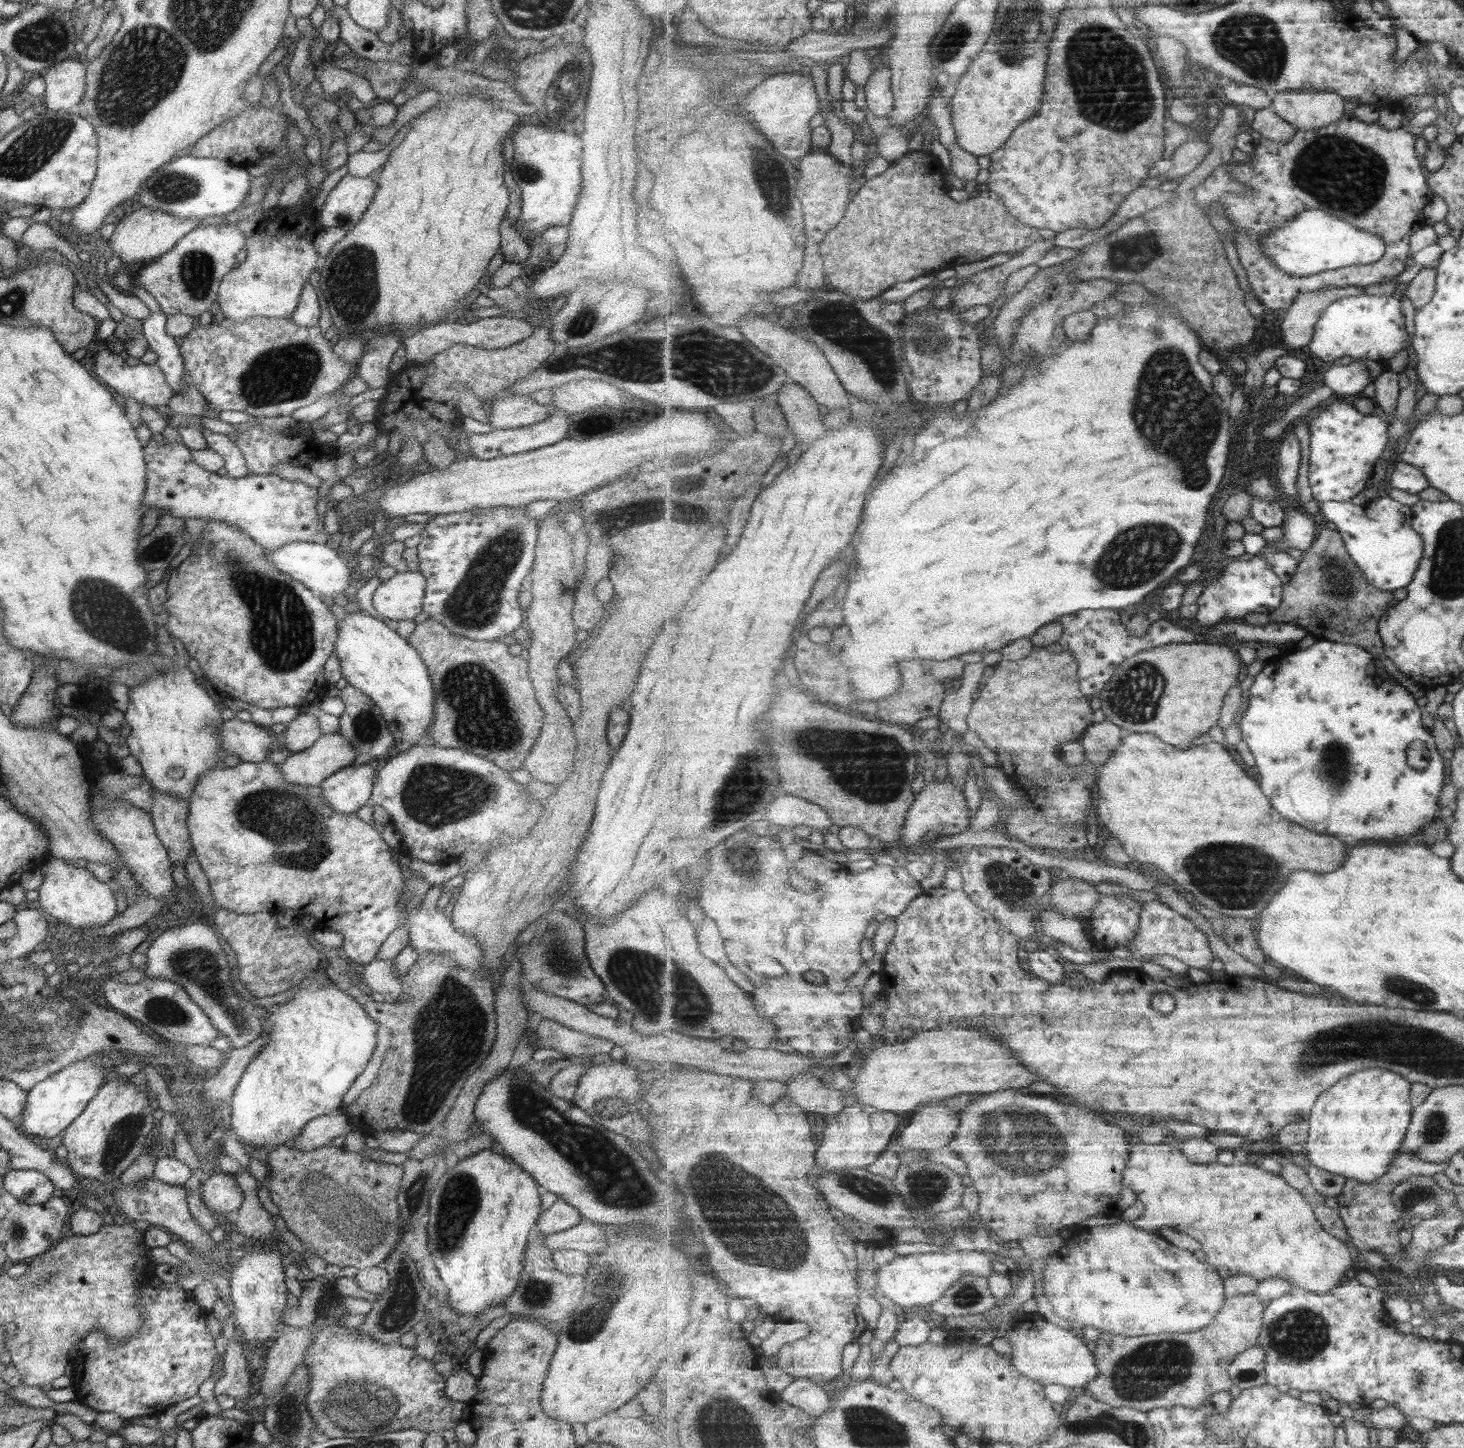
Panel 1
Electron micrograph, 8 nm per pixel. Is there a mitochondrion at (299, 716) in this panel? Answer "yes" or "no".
no

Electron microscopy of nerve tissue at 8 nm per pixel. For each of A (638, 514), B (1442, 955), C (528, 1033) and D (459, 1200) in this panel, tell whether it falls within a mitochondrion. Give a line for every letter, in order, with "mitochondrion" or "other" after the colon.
A: mitochondrion
B: other
C: other
D: mitochondrion

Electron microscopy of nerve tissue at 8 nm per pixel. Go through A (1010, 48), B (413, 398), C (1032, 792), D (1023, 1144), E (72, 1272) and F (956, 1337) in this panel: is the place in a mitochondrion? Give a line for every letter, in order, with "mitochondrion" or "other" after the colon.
A: mitochondrion
B: other
C: other
D: mitochondrion
E: other
F: other

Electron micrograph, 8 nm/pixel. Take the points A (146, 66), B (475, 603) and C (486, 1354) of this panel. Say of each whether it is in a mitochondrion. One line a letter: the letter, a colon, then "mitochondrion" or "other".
A: mitochondrion
B: mitochondrion
C: other

